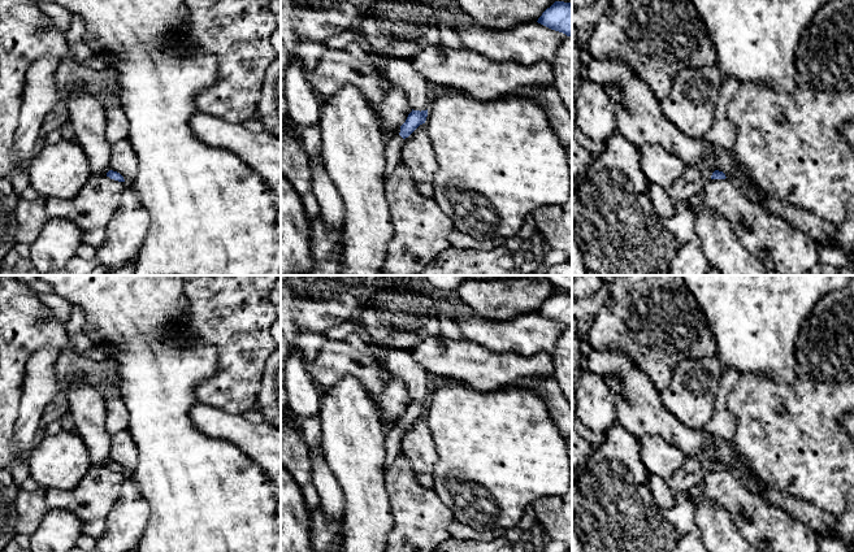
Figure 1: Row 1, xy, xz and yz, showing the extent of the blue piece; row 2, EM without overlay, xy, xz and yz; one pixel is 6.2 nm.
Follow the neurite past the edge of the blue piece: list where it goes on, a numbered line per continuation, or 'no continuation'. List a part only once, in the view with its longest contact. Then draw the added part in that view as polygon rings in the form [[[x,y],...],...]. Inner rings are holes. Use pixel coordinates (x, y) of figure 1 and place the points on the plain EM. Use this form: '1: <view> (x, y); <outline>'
no continuation

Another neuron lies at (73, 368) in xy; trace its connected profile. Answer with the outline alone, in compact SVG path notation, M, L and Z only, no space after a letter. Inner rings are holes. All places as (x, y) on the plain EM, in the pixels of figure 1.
M66 348L60 352L56 366L57 378L64 383L64 388L86 382L94 384L105 399L112 390L121 391L118 369L110 357L95 361Z

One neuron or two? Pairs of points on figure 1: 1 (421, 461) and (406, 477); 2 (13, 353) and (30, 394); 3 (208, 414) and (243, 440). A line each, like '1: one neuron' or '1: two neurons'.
1: two neurons
2: two neurons
3: one neuron

